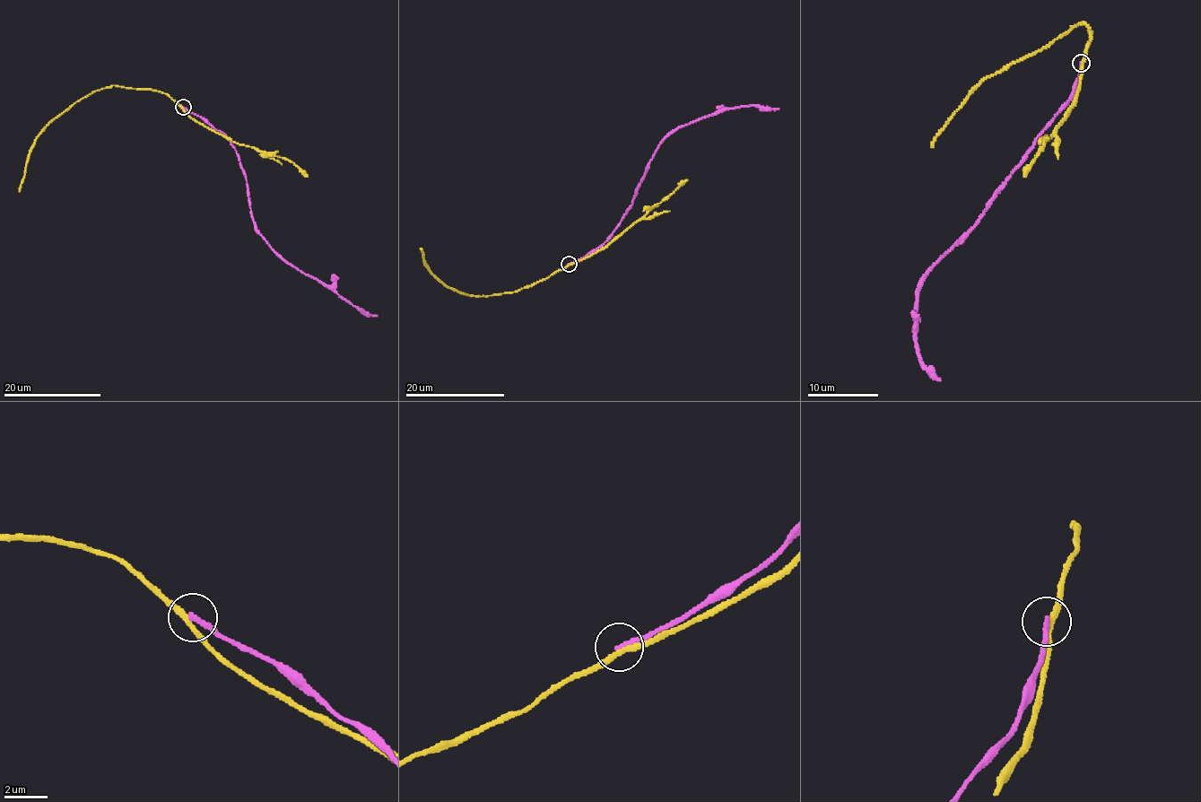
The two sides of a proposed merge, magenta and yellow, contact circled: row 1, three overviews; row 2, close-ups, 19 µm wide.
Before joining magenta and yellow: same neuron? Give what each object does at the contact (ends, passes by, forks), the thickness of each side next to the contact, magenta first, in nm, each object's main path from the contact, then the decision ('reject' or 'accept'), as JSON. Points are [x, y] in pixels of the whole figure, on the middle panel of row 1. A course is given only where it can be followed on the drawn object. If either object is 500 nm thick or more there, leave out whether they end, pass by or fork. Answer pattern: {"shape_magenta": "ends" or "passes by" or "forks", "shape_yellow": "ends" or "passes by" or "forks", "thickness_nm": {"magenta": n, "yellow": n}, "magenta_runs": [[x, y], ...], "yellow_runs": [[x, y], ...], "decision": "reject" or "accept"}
{"shape_magenta": "ends", "shape_yellow": "passes by", "thickness_nm": {"magenta": 240, "yellow": 240}, "magenta_runs": [[569, 263], [607, 239], [633, 203], [647, 166], [660, 142], [680, 127], [733, 108], [761, 106], [778, 109]], "yellow_runs": [[569, 265], [550, 276], [509, 293], [483, 296], [461, 293], [432, 275], [422, 248]], "decision": "reject"}

